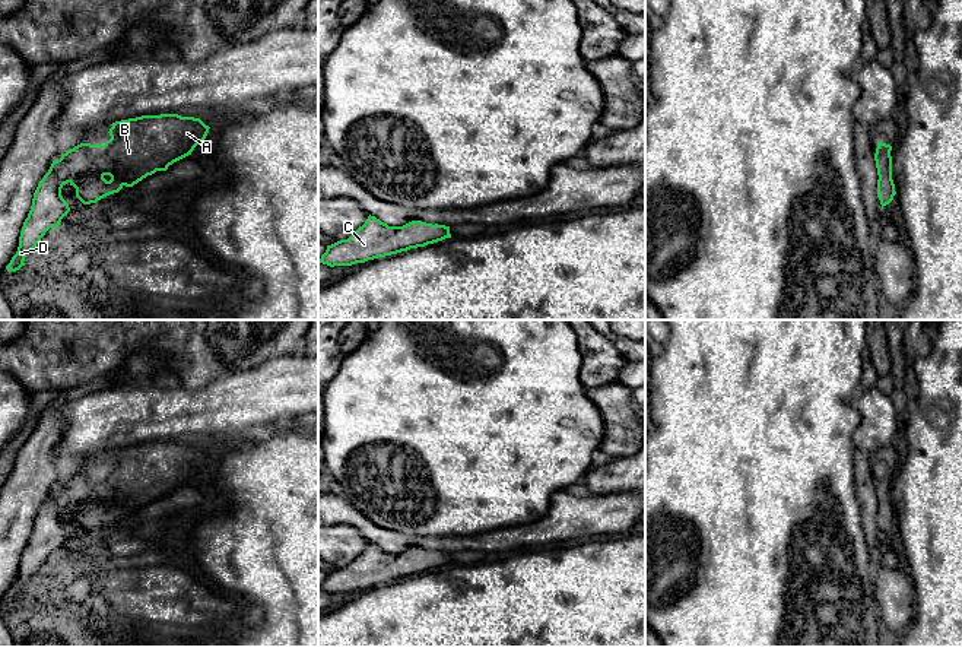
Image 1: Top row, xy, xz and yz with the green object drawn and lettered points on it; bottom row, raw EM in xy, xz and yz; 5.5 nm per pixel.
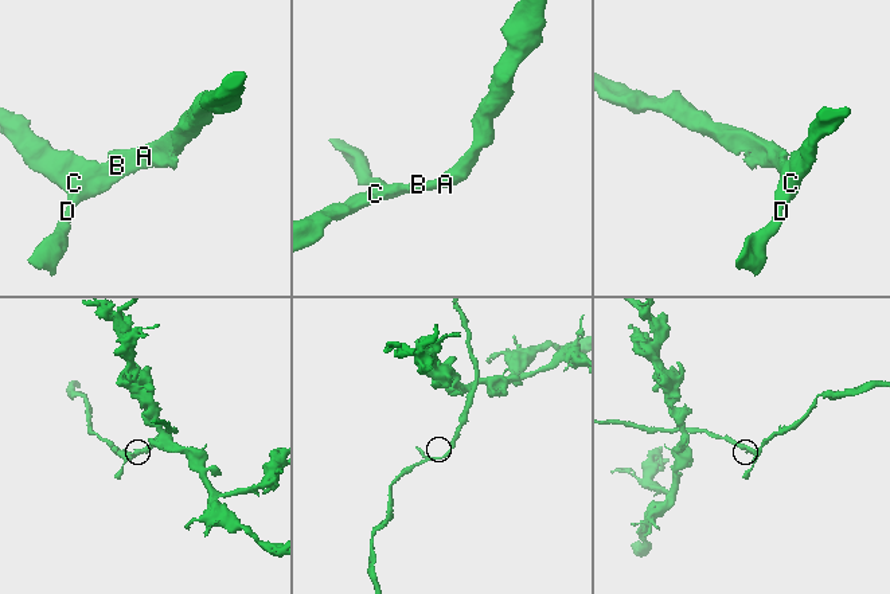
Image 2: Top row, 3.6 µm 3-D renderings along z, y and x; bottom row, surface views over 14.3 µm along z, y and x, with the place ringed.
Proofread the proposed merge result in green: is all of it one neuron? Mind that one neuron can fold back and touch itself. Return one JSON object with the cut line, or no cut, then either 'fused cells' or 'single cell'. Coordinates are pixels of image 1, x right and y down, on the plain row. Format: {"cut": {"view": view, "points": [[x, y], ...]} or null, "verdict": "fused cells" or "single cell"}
{"cut": null, "verdict": "single cell"}

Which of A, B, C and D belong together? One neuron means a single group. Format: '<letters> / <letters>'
A B C D

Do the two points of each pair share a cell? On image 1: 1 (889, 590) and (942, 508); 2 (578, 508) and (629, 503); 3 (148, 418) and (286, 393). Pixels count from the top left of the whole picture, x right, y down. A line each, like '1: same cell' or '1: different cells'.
1: different cells
2: same cell
3: same cell

